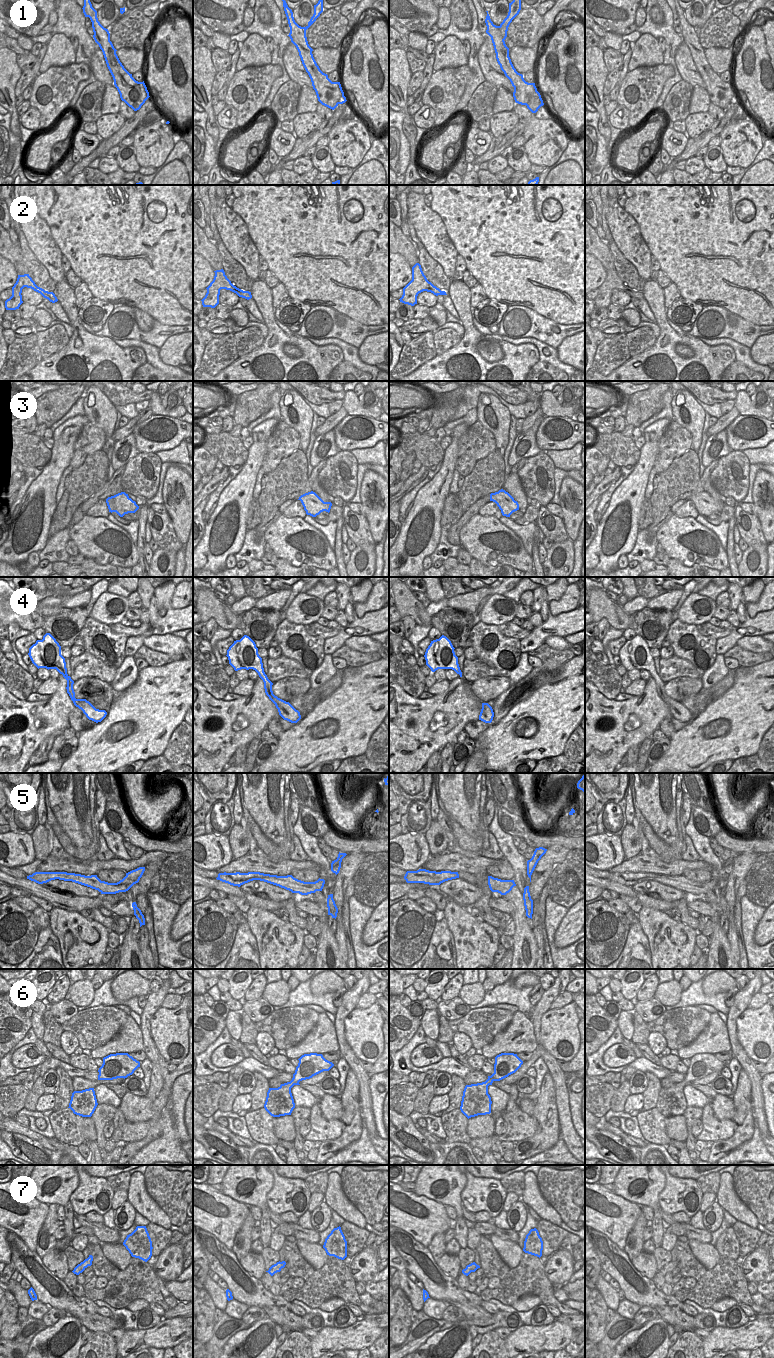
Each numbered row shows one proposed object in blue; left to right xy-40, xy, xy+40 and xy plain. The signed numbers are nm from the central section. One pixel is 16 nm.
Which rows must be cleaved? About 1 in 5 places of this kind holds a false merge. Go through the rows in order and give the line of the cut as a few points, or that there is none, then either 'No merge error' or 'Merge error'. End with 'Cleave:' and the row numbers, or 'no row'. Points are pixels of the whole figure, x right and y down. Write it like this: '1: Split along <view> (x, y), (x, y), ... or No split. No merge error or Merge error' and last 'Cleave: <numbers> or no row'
1: Split along xy+40 (536, 89), (526, 105). Merge error
2: No split. No merge error
3: No split. No merge error
4: No split. No merge error
5: Split along xy (340, 864), (331, 869). Merge error
6: No split. No merge error
7: No split. No merge error
Cleave: 1, 5

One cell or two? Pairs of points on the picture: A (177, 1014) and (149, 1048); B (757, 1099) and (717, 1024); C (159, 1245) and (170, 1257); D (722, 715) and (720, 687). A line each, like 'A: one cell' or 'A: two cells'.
A: two cells
B: two cells
C: two cells
D: two cells

